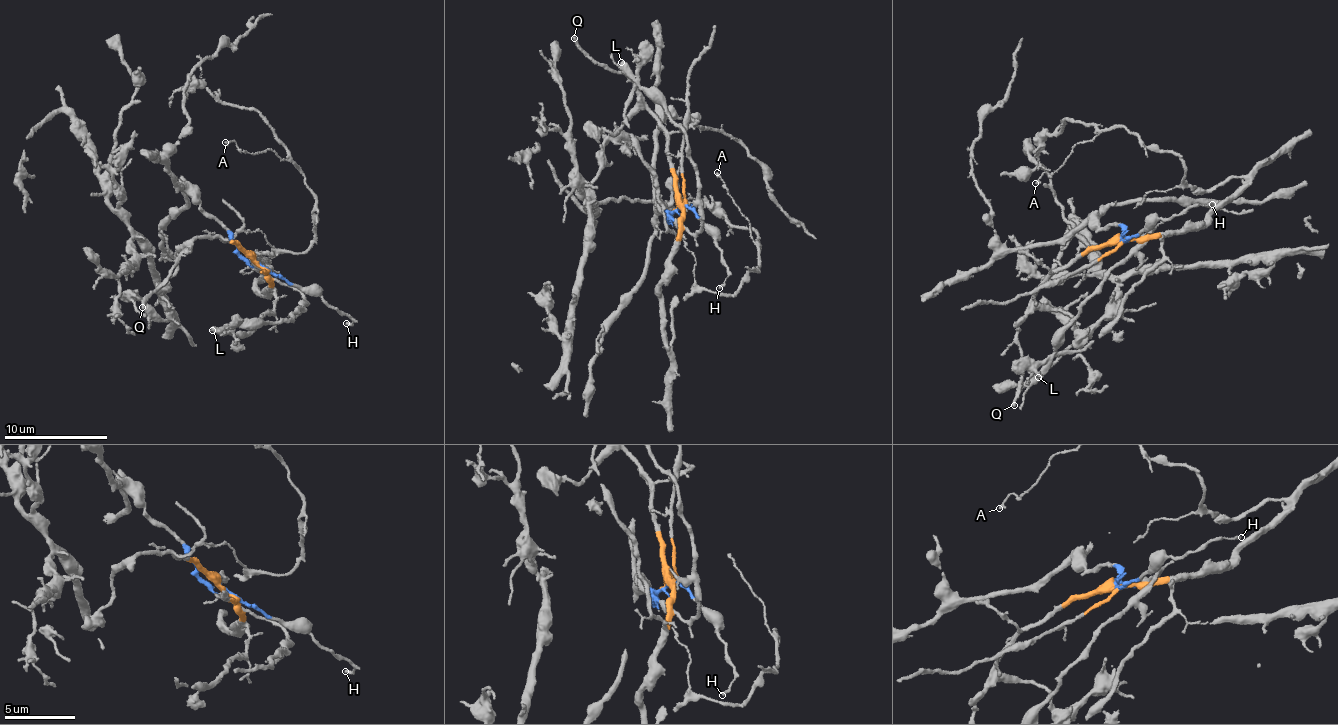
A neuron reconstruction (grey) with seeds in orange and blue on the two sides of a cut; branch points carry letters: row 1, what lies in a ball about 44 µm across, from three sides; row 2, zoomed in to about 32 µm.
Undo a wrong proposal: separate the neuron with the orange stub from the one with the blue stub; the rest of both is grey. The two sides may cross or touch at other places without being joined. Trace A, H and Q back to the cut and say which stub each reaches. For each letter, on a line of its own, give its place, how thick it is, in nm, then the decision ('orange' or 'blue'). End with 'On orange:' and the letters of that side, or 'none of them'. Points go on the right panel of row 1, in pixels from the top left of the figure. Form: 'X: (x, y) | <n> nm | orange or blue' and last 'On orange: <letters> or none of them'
A: (1035, 183) | 150 nm | orange
H: (1212, 204) | 160 nm | blue
Q: (1014, 405) | 240 nm | orange
On orange: A, Q

